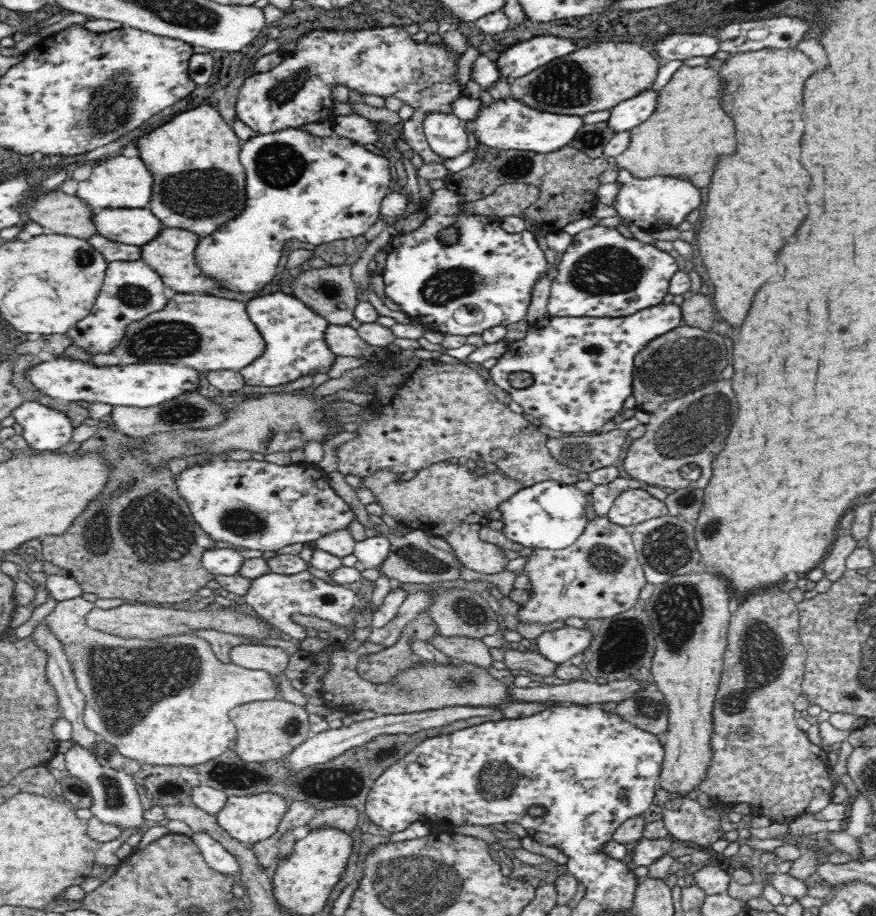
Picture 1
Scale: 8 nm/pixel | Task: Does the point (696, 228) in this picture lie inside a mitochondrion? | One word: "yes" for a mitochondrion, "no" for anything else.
no

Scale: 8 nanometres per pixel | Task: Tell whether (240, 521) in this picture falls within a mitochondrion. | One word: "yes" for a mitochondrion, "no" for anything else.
yes

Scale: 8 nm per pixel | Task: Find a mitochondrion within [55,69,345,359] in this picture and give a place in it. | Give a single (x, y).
(194, 193)

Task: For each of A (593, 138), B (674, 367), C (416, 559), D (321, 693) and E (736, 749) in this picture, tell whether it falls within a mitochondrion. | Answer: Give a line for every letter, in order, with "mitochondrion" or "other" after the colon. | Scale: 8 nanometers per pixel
A: mitochondrion
B: mitochondrion
C: mitochondrion
D: other
E: other

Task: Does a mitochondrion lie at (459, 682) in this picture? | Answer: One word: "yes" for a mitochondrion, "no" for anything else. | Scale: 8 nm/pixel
yes

